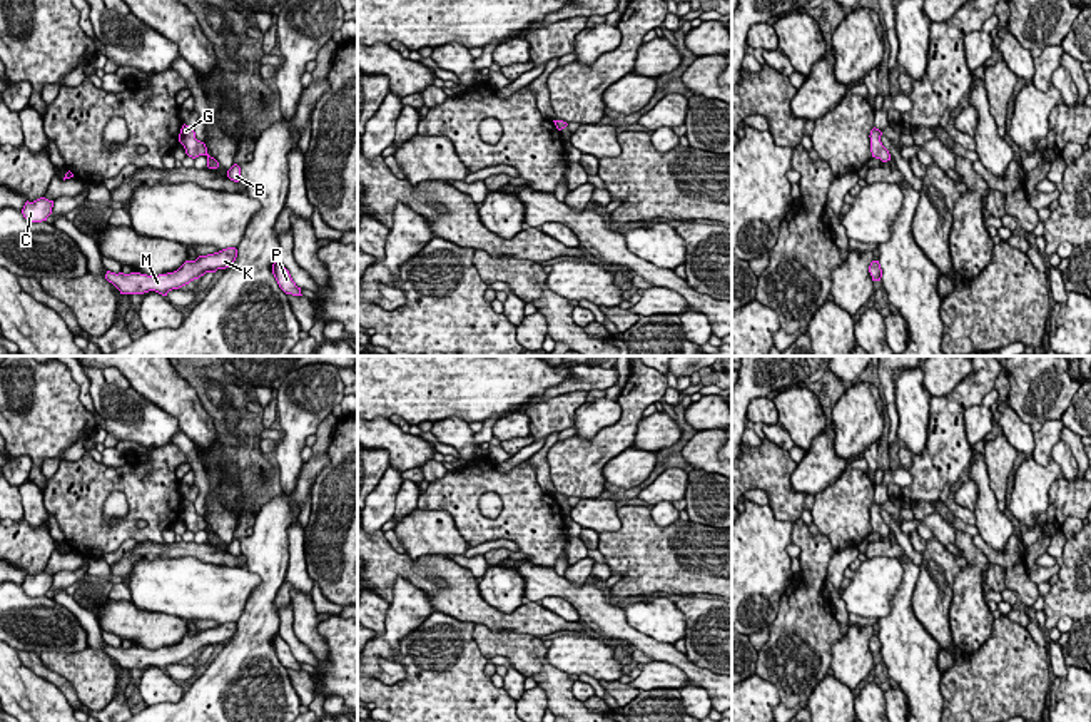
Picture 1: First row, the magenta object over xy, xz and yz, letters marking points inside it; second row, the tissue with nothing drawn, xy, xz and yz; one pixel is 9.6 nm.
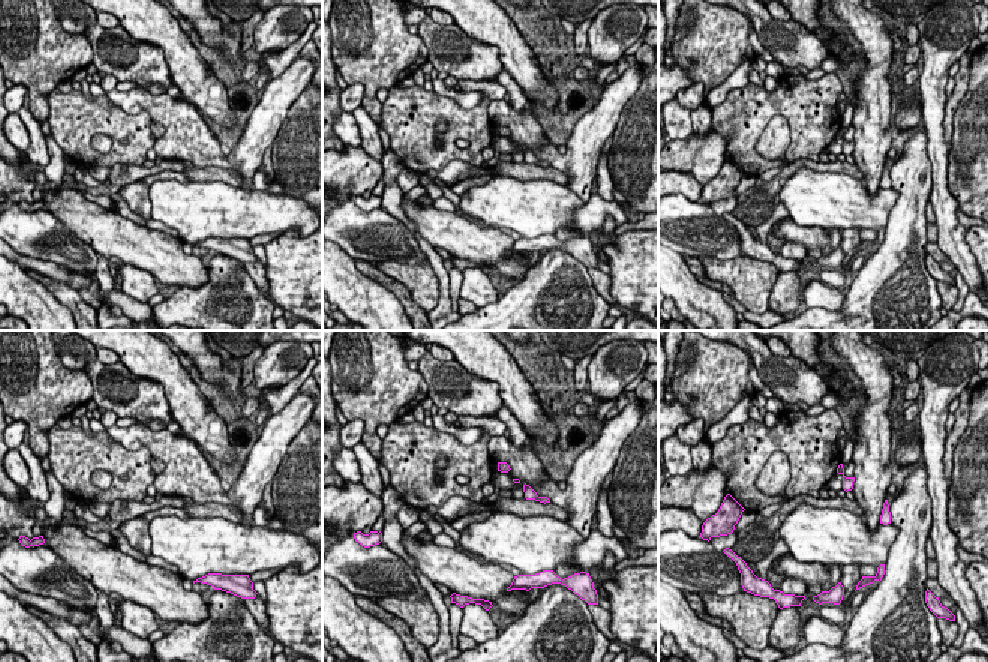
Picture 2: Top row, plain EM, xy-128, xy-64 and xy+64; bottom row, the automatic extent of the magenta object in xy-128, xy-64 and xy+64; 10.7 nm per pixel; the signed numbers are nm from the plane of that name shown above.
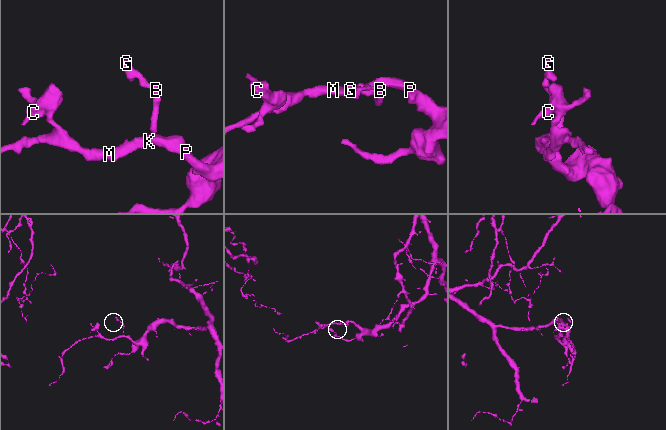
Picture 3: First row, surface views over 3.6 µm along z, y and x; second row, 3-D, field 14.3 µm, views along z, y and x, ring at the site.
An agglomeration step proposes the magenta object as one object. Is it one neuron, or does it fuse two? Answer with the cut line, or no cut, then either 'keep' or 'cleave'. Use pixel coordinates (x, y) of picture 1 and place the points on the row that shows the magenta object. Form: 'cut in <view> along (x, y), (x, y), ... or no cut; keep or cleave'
no cut; keep

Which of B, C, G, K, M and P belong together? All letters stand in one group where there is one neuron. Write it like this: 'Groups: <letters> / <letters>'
Groups: B C G K M P

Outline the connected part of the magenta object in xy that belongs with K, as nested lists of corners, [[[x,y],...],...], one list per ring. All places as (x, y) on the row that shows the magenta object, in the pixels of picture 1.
[[[227,247],[214,254],[199,256],[195,261],[185,261],[177,271],[159,274],[155,277],[140,272],[110,272],[105,279],[112,282],[120,294],[144,294],[155,291],[167,296],[169,291],[179,289],[194,279],[199,279],[206,272],[216,272],[217,269],[229,267],[237,257],[236,247]]]

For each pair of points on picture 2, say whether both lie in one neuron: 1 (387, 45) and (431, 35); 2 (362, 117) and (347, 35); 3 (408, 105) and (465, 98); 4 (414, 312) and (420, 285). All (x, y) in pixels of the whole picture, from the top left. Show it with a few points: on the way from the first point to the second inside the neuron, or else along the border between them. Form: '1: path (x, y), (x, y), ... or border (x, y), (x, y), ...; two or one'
1: border (419, 33), (428, 50), (428, 59); two
2: border (362, 104), (377, 123); two
3: border (434, 90), (464, 108), (483, 98); two
4: border (392, 276), (428, 312); two

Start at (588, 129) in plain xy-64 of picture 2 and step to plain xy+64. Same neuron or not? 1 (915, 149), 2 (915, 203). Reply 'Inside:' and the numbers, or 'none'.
Inside: 1, 2

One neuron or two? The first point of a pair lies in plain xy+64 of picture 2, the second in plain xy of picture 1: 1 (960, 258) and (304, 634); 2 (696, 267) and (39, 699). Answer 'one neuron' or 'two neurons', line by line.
1: one neuron
2: two neurons

